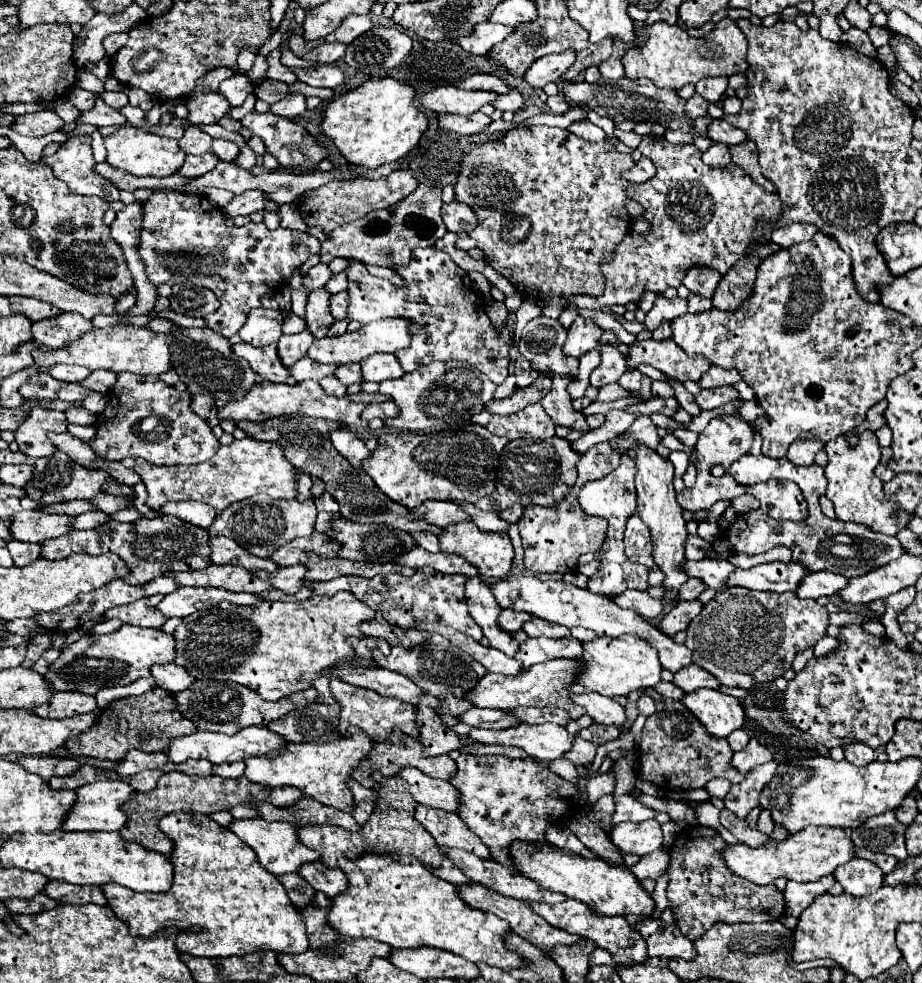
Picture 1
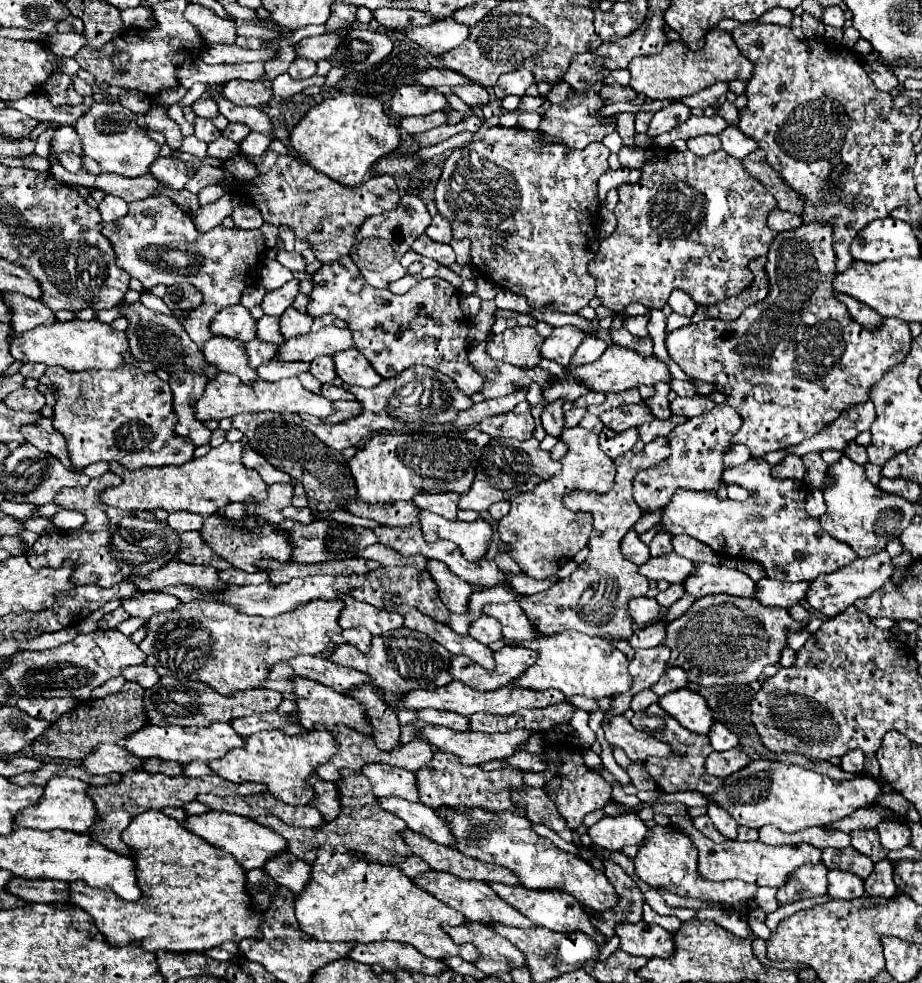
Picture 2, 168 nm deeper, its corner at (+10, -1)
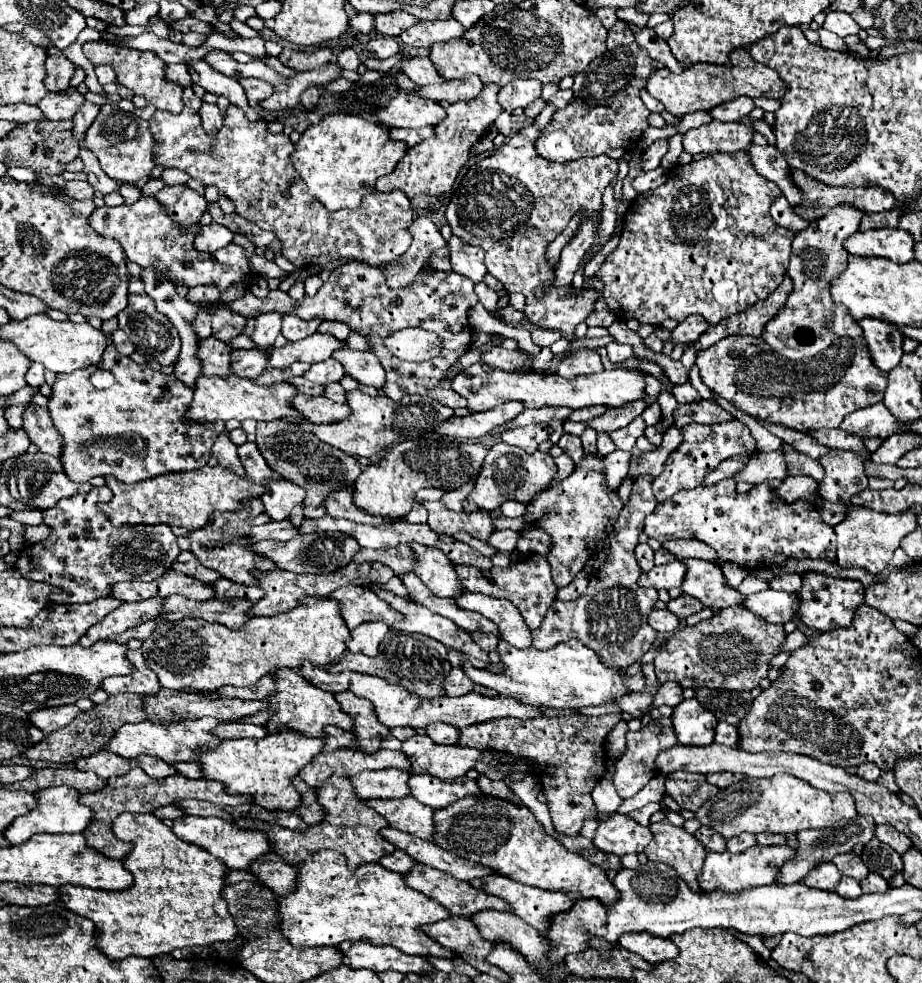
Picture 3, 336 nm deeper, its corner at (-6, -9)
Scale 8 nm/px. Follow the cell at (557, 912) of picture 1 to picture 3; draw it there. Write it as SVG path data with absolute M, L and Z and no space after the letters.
M494 873L486 875L484 879L472 879L470 885L504 899L514 915L538 931L546 931L550 927L552 915L558 911L568 911L574 905L574 899L568 899L568 895L540 891L538 887L528 887Z

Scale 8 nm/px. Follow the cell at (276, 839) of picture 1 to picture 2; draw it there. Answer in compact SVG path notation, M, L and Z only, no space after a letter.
M208 811L204 815L192 815L192 817L188 817L184 821L184 827L190 827L192 833L200 835L208 843L212 843L214 847L220 847L220 849L232 853L236 857L236 861L246 871L250 871L250 869L262 869L268 861L272 861L280 853L288 851L288 841L284 837L280 837L272 829L268 829L268 827L264 827L264 825L248 819L248 817L240 817L240 815L232 815L232 813Z

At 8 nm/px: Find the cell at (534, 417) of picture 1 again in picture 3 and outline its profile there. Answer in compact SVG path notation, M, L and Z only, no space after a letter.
M536 423L536 425L528 425L528 427L518 427L518 429L504 431L500 435L500 439L504 443L520 447L524 451L536 451L538 445L548 439L548 431L546 431L546 425Z

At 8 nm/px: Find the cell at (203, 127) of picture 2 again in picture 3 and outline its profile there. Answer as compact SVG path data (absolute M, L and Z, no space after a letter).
M204 101L198 113L200 113L200 117L202 117L204 131L208 131L208 135L216 135L216 131L222 127L222 121L224 121L218 105L210 105L210 103Z

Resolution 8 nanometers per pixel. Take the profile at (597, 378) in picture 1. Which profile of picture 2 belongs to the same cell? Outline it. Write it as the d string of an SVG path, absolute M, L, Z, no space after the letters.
M542 359L538 366L556 376L554 387L542 395L544 397L544 405L550 403L550 401L554 401L554 399L576 401L578 397L582 397L582 395L588 393L588 389L584 389L584 385L580 381L569 377L565 372L565 367L556 362Z

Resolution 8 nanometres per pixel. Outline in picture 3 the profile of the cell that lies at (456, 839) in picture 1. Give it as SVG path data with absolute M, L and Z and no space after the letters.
M412 797L402 799L366 799L368 807L376 809L390 827L410 833L420 839L432 839L432 809Z

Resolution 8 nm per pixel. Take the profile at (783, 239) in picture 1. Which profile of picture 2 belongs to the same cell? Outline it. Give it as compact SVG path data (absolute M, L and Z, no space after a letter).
M772 211L772 215L768 215L768 227L774 231L774 233L784 233L784 231L790 231L790 229L796 229L802 225L802 219L800 215L792 215L792 213L786 213L786 211Z

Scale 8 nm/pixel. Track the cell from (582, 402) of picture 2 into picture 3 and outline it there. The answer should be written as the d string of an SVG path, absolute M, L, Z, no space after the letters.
M584 407L584 409L580 409L580 411L572 411L572 413L568 415L568 419L570 419L570 421L584 421L584 423L588 423L588 419L598 417L598 415L602 415L604 411L606 411L606 407Z

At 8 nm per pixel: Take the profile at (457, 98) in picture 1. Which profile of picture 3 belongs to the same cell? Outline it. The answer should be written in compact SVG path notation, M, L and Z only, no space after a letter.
M400 93L394 99L390 99L388 105L376 113L376 117L378 123L386 129L424 127L440 123L440 119L444 119L444 109L436 101Z

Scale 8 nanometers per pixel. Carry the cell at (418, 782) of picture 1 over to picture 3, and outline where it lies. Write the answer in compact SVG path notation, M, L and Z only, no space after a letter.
M382 769L382 771L362 771L358 775L348 777L354 785L354 793L358 799L392 799L392 797L404 797L410 795L408 791L408 773L402 769Z

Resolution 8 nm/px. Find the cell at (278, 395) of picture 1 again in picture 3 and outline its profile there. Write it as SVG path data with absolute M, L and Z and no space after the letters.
M200 375L192 387L194 399L190 407L186 409L184 419L194 421L194 423L206 423L206 421L216 421L216 419L256 419L256 421L272 421L272 419L282 419L282 417L296 417L298 411L290 407L290 397L294 397L298 391L290 383L274 383L270 387L260 387L252 383L250 379L242 379L236 375L228 377L206 377Z

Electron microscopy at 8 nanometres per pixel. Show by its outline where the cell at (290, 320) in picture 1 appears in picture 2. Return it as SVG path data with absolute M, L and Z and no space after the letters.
M264 315L258 323L258 339L262 341L270 341L270 343L280 343L280 339L284 339L280 335L280 317L276 315Z

